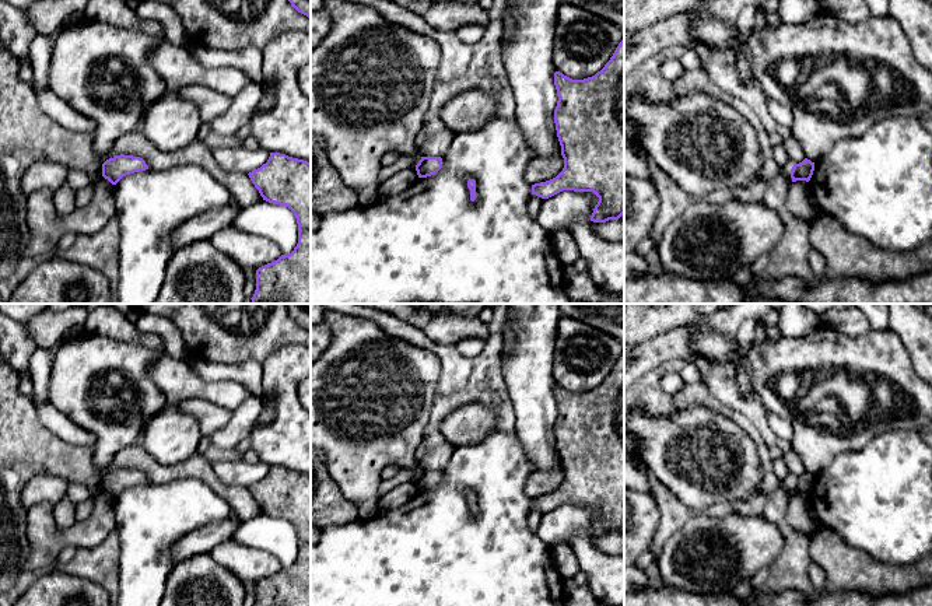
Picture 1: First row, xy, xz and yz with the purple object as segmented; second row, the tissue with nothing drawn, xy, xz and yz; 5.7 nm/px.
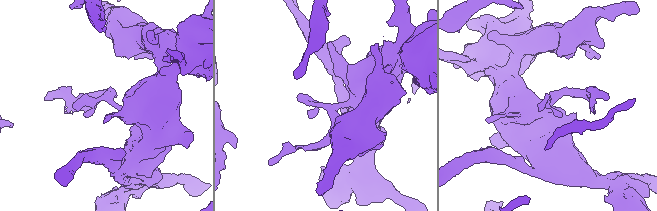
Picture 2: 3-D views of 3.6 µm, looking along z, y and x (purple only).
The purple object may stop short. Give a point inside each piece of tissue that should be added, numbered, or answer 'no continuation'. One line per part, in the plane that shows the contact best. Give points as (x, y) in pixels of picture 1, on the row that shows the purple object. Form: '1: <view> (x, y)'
no continuation

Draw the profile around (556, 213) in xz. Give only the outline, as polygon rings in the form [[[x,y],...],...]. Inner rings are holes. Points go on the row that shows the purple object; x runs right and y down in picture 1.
[[[563,190],[549,199],[543,199],[536,223],[550,235],[564,231],[578,217],[591,220],[599,197],[593,192]]]

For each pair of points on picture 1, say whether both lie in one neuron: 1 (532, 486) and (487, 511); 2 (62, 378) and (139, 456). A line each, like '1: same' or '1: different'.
1: different
2: different

